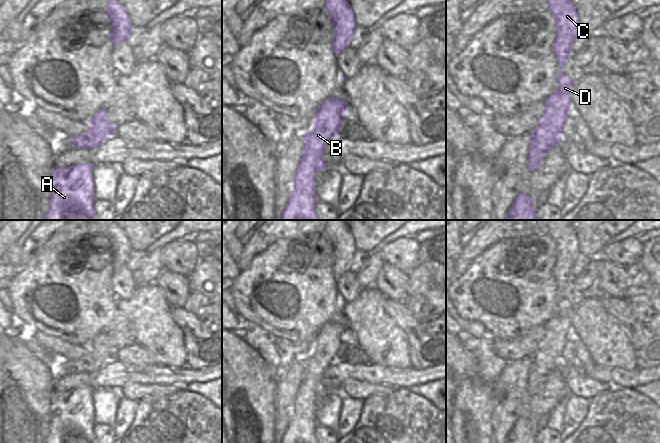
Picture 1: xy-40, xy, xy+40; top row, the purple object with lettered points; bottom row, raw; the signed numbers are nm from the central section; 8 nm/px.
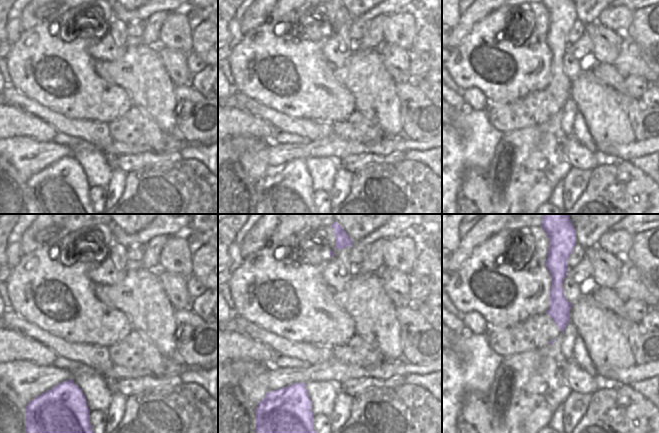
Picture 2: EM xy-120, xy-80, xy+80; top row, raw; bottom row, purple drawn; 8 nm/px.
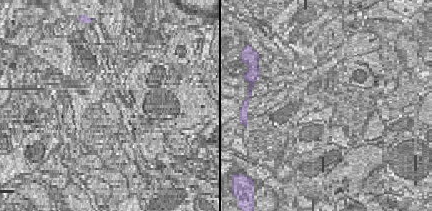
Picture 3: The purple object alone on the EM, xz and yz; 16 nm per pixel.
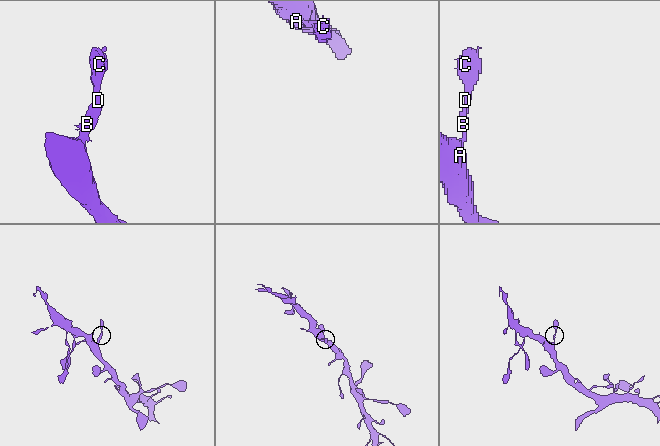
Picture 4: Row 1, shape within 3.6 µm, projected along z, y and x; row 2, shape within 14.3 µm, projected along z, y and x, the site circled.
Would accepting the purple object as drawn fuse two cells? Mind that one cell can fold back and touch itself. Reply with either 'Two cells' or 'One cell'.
One cell.

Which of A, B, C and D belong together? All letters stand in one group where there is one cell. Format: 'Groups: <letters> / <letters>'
Groups: A B C D.

